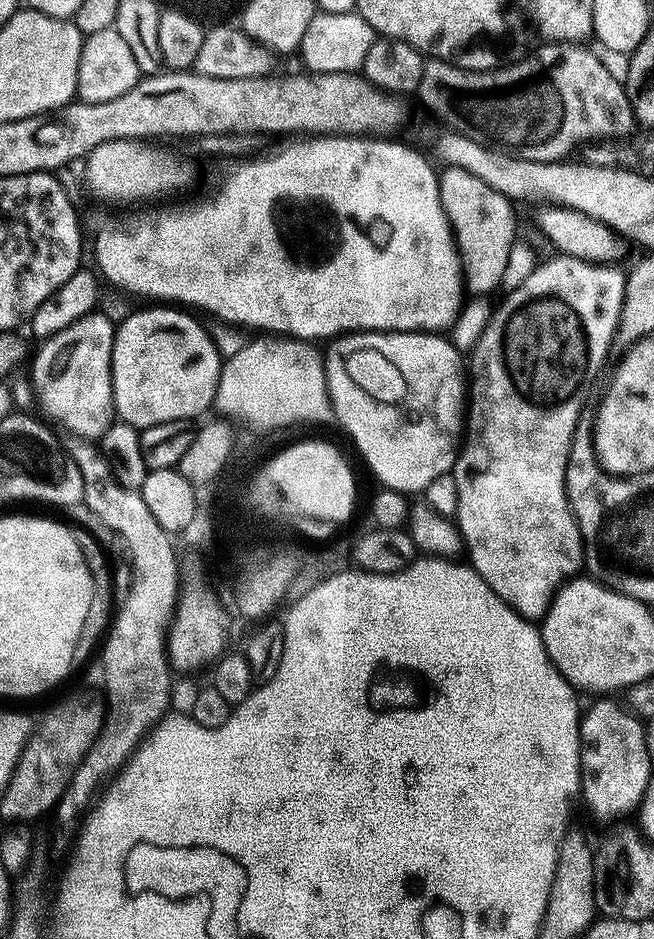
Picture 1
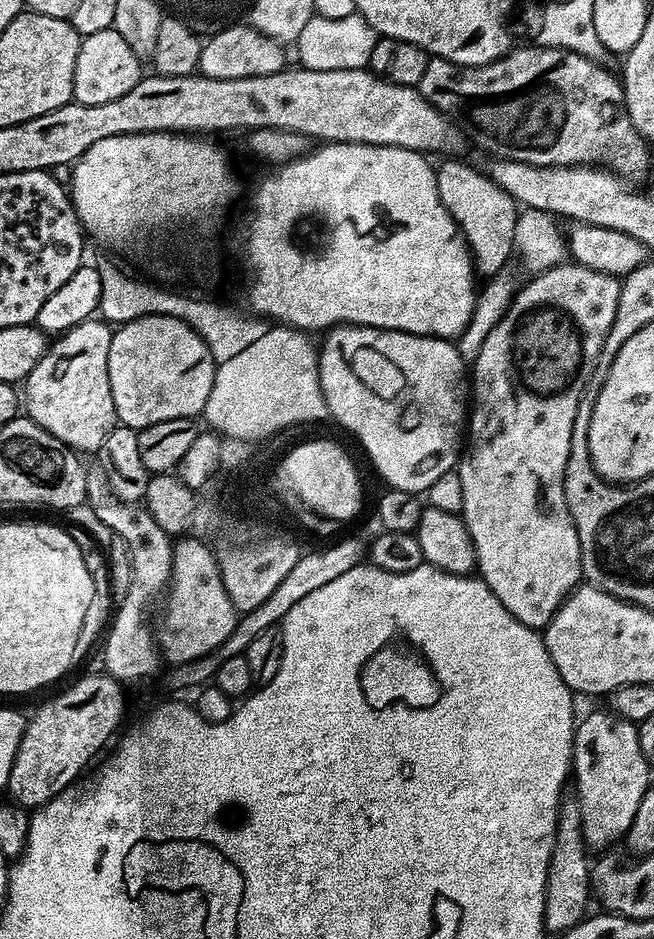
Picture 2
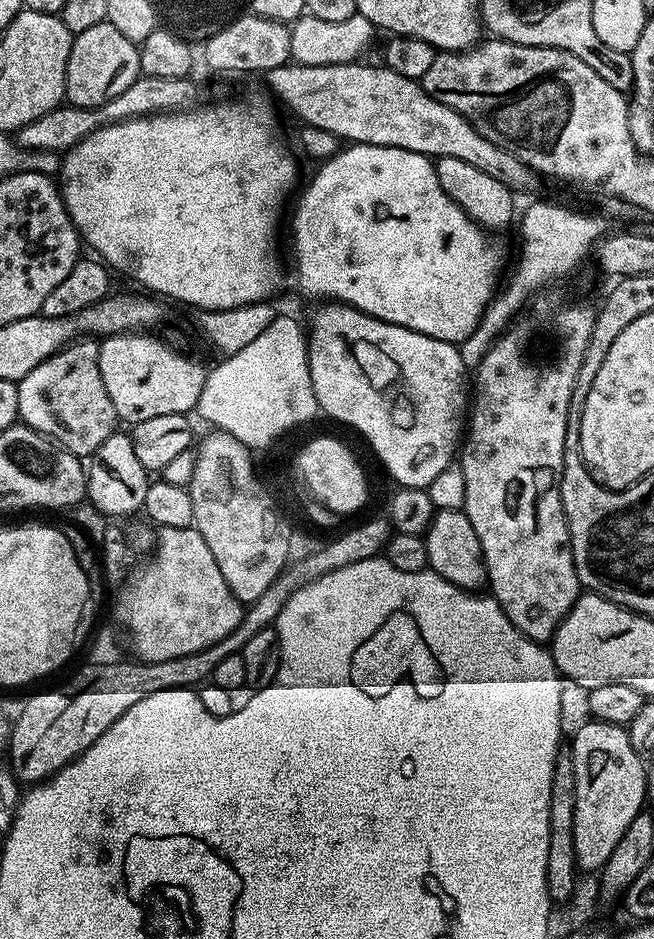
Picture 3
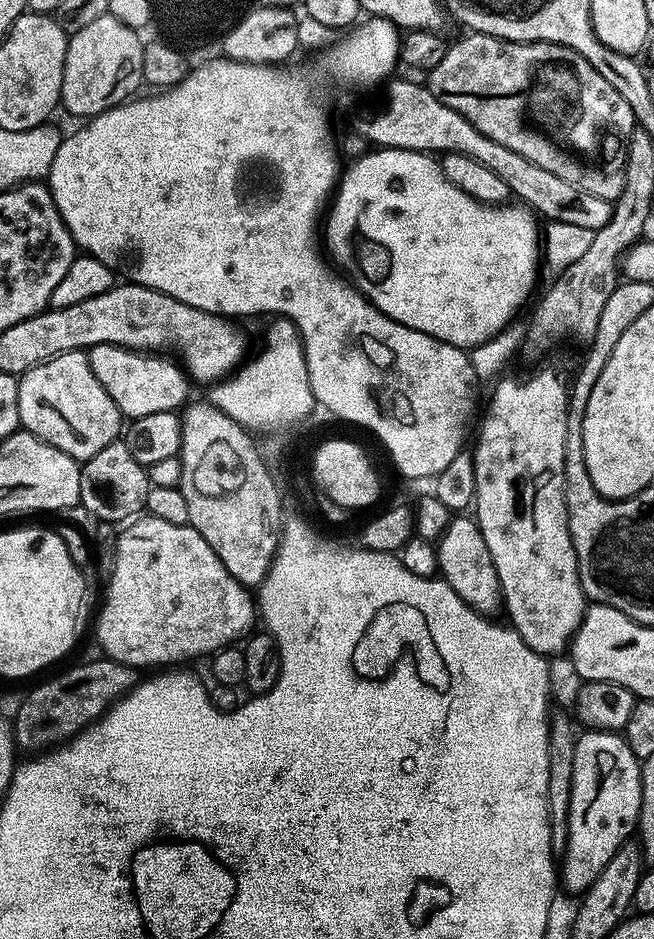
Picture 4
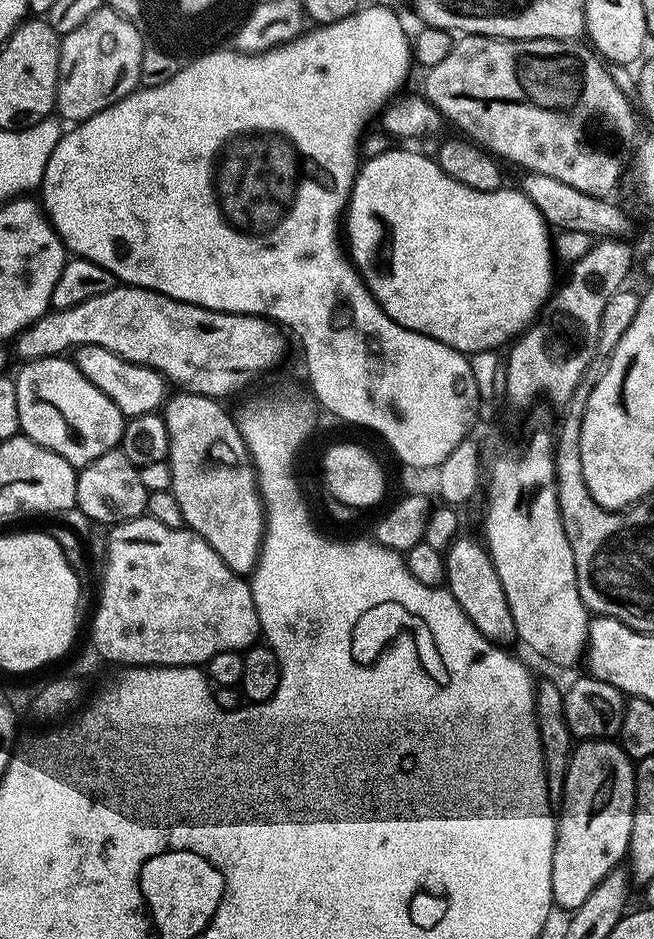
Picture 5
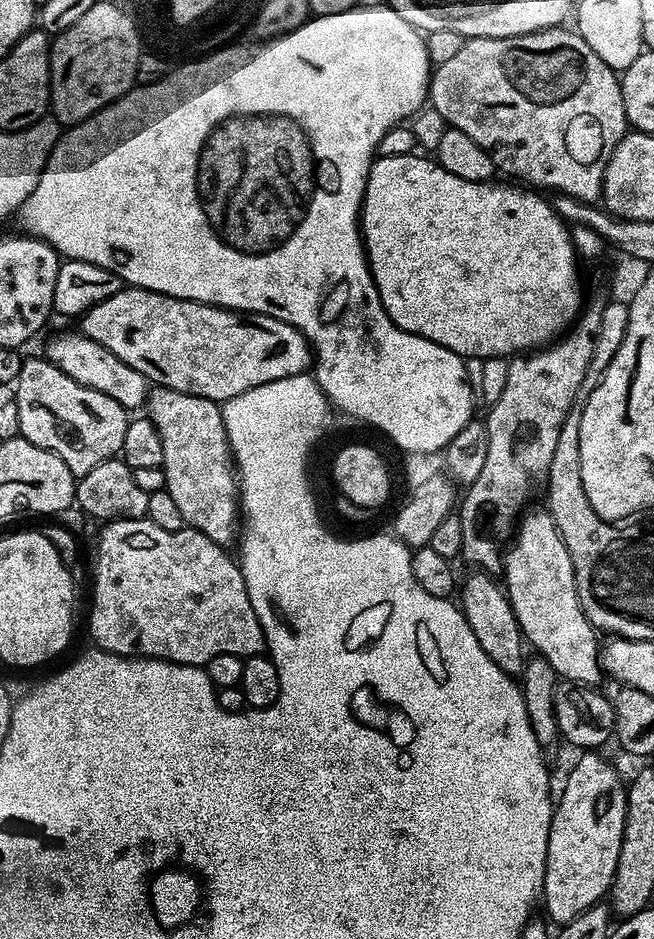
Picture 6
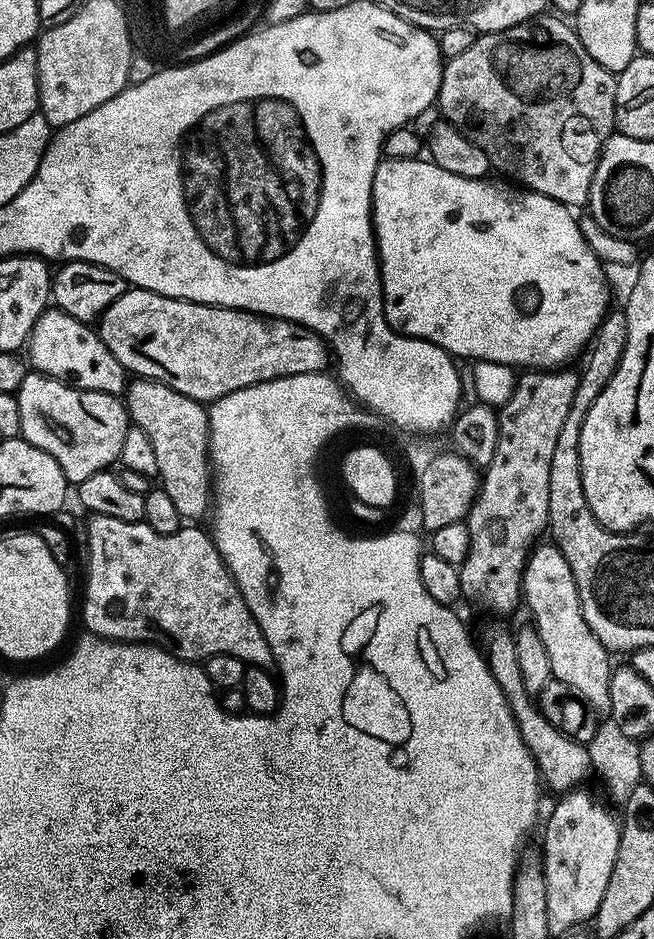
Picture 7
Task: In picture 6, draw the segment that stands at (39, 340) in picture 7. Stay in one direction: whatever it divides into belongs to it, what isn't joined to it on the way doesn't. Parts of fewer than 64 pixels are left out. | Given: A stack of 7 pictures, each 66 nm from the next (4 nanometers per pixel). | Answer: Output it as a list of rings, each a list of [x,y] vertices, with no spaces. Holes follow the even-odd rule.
[[[78,330],[64,332],[61,336],[56,336],[48,344],[46,358],[58,370],[70,374],[74,382],[82,382],[82,386],[90,386],[90,390],[98,390],[98,394],[106,394],[106,398],[114,398],[126,410],[132,408],[143,409],[148,399],[150,391],[150,381],[138,370],[126,366],[122,358],[110,354],[106,346],[98,346],[90,338],[86,338]]]

